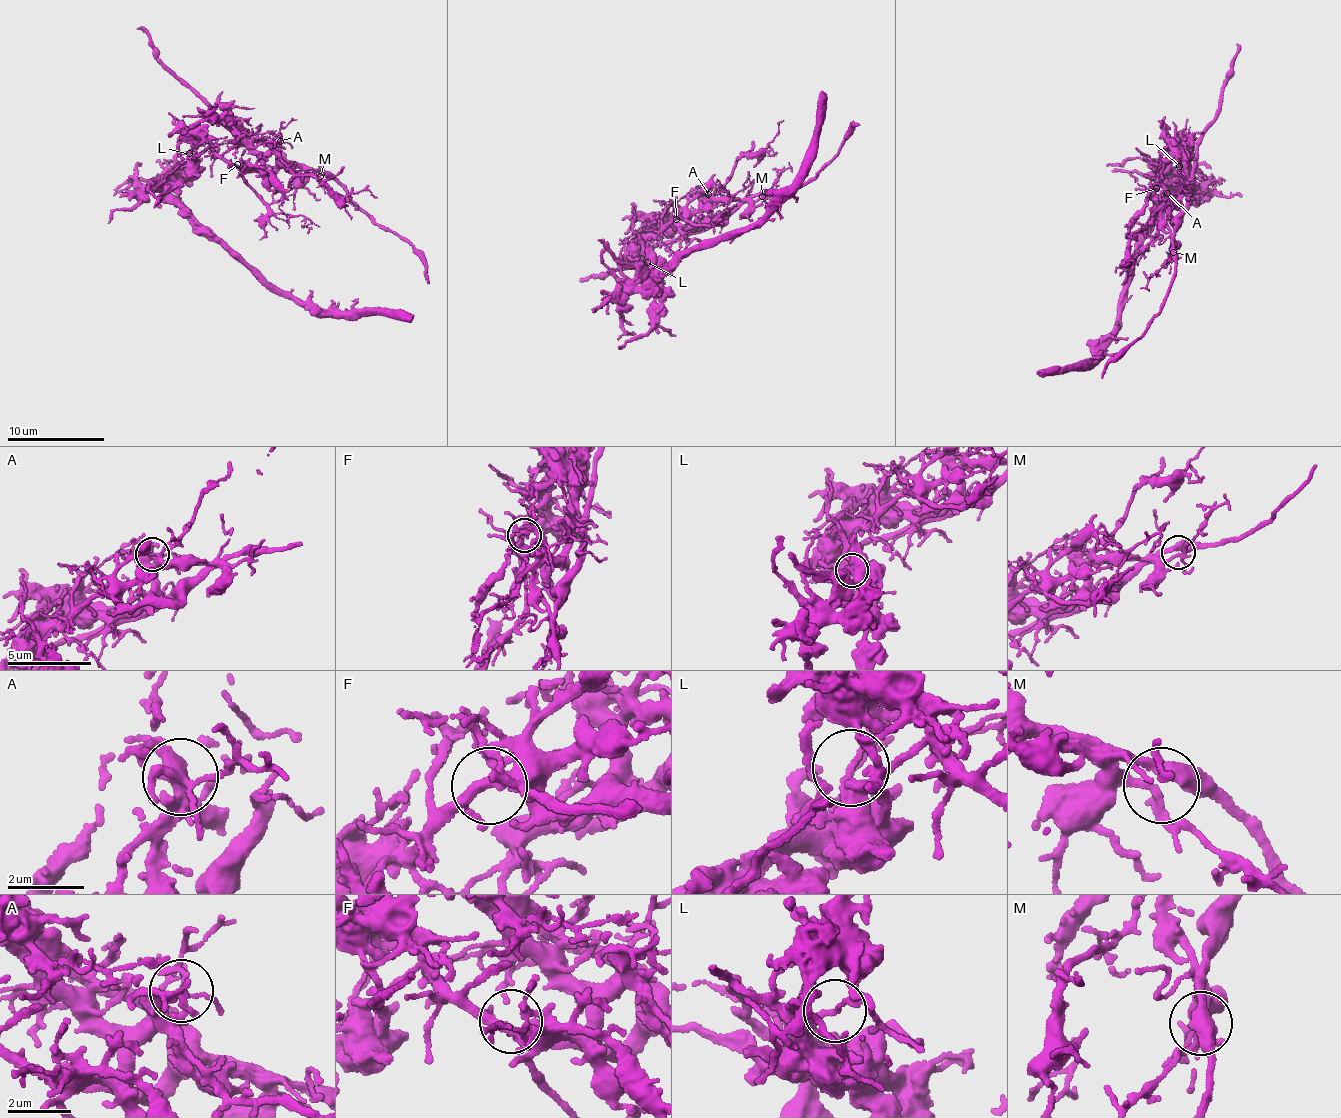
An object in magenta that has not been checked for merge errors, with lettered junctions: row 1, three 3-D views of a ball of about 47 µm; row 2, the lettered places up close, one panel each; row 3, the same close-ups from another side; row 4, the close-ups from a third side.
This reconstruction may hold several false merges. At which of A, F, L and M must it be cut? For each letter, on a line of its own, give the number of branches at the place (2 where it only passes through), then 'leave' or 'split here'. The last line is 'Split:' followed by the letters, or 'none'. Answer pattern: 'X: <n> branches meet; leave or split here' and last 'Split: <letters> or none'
A: 5 branches meet; leave
F: 3 branches meet; leave
L: 2 branches meet; split here
M: 2 branches meet; leave
Split: L

